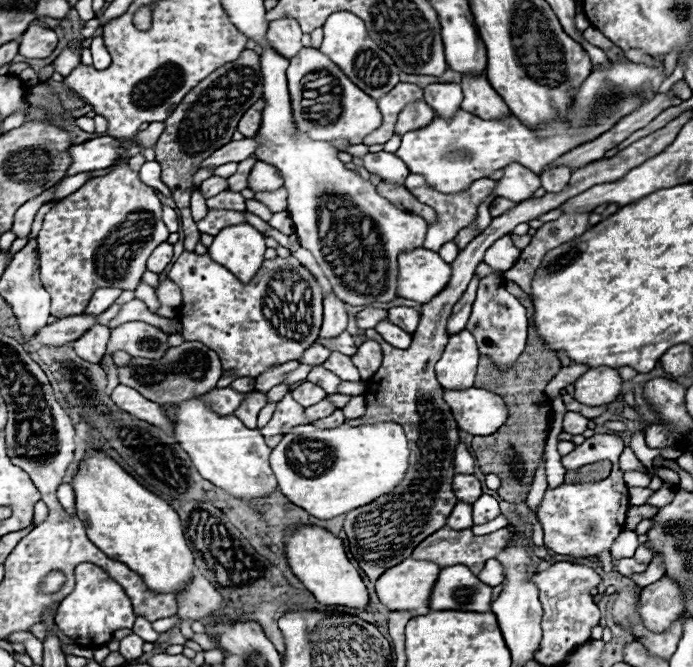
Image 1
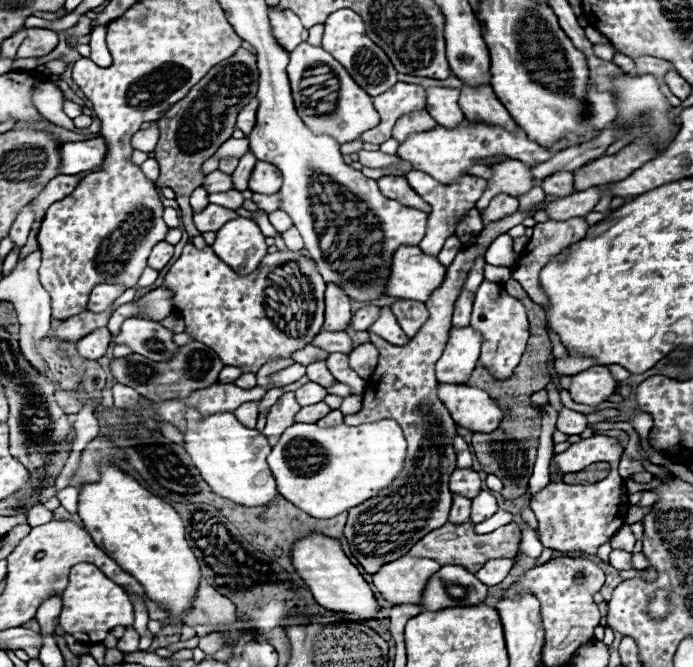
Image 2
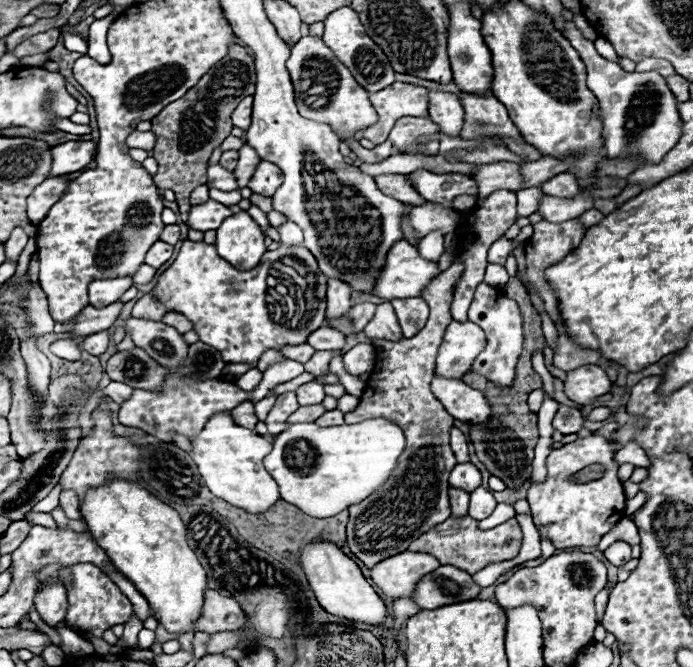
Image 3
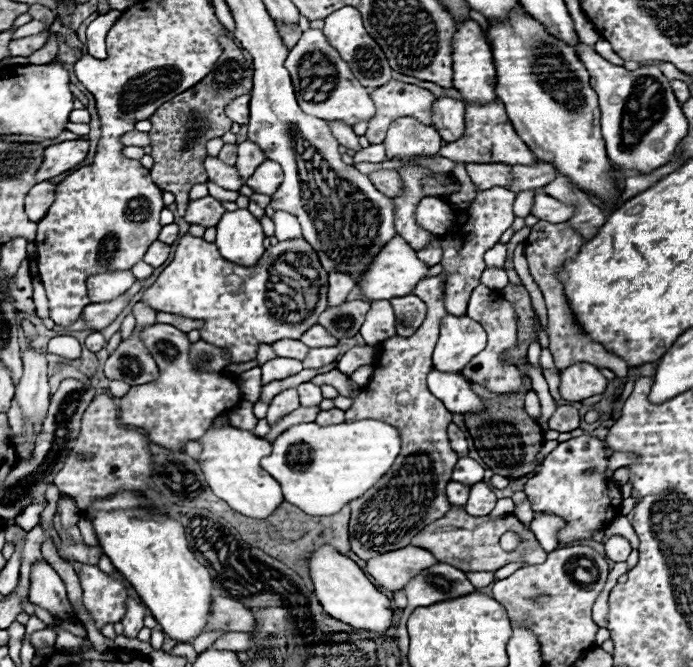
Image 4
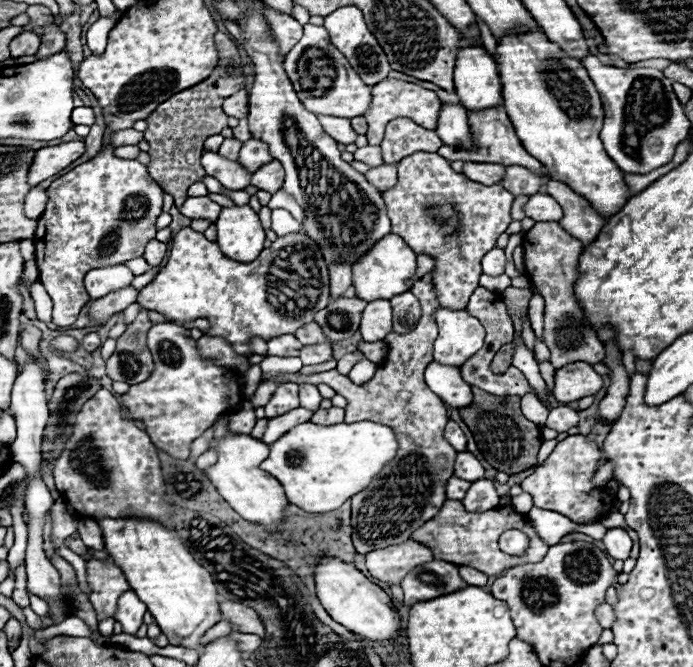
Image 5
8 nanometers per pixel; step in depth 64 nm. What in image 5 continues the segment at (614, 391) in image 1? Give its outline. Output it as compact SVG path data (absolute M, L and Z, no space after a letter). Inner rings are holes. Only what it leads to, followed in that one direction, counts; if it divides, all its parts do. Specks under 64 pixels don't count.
M574 362L556 370L552 396L562 402L574 402L584 396L594 396L602 388L602 376L586 362Z

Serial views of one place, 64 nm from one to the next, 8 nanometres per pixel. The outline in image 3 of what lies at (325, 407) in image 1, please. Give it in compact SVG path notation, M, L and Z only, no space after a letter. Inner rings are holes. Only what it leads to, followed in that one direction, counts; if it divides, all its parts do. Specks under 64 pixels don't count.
M314 404L314 406L300 406L290 418L286 424L296 424L296 422L314 422L318 416L322 416L324 406L322 404Z

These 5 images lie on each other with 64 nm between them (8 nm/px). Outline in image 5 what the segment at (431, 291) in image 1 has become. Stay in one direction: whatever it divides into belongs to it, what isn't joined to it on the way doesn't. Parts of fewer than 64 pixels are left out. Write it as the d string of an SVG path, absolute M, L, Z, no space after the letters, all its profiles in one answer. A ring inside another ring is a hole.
M390 234L380 238L366 254L362 254L354 266L352 266L352 286L356 288L356 296L360 300L390 300L392 296L398 296L406 292L406 276L412 276L416 268L416 254L408 248L408 244Z

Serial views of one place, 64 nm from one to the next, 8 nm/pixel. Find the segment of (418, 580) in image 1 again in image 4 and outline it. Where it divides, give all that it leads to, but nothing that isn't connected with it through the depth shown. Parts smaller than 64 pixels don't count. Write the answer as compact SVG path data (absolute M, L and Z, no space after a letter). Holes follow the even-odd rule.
M408 544L404 548L370 558L368 572L382 588L396 592L406 586L406 580L410 580L410 576L422 572L422 568L434 566L434 562L436 558L428 550Z

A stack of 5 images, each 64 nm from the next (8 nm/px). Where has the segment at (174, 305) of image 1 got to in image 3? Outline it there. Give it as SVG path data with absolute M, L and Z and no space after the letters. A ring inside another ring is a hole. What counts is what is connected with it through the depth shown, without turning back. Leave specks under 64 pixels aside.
M146 294L142 296L132 310L134 318L148 318L148 320L162 320L162 316L166 314L166 308L162 308L162 304L154 302L154 296Z

